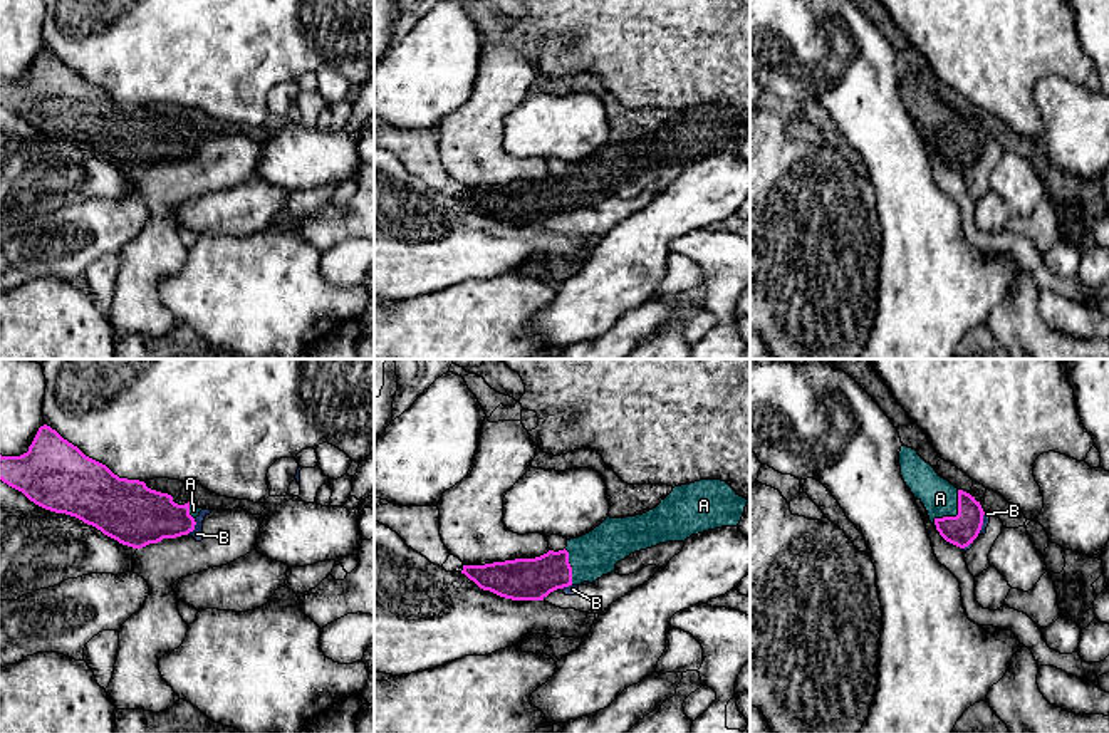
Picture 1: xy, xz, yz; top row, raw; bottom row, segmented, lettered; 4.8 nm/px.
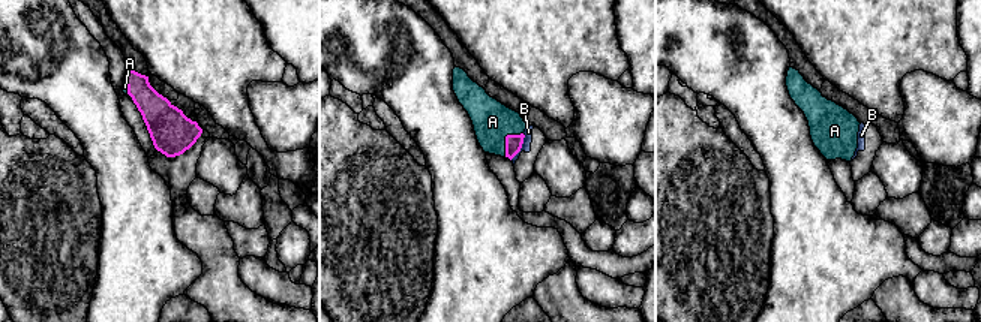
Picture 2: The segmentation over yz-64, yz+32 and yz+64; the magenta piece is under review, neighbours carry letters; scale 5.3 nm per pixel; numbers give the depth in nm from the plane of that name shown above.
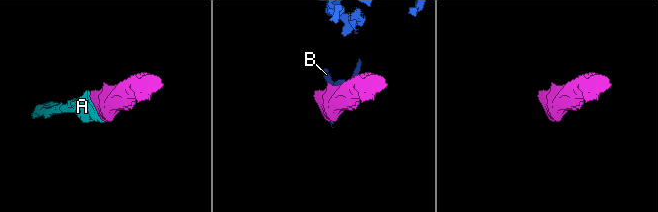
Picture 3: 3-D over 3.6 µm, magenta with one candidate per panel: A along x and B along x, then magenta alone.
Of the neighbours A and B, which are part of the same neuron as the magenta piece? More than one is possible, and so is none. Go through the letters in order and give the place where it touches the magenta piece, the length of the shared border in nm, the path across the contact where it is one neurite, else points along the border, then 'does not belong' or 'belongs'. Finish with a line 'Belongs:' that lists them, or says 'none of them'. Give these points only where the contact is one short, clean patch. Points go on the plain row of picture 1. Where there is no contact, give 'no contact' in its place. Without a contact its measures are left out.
A: meets magenta in yz at (953, 141); contact 220 nm long; belongs
B: meets magenta in xy at (193, 151); contact 90 nm long; border along xy (195, 143), (195, 151), (187, 158); does not belong
Belongs: A

